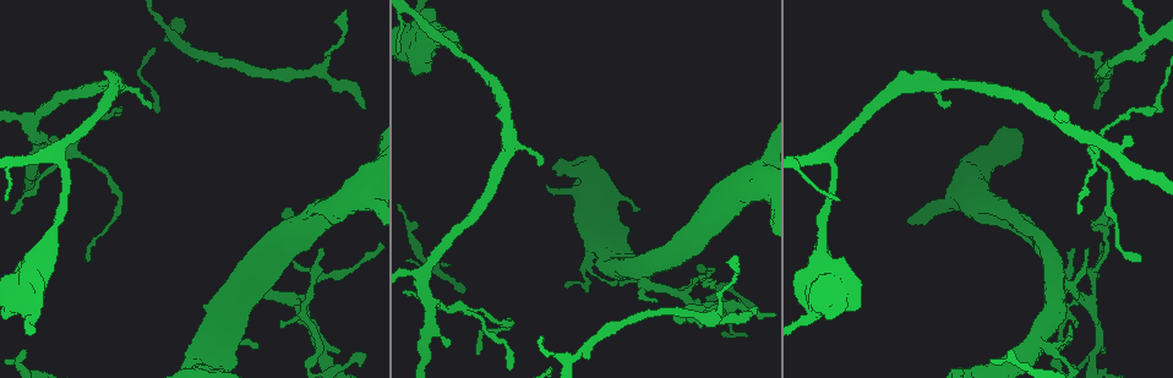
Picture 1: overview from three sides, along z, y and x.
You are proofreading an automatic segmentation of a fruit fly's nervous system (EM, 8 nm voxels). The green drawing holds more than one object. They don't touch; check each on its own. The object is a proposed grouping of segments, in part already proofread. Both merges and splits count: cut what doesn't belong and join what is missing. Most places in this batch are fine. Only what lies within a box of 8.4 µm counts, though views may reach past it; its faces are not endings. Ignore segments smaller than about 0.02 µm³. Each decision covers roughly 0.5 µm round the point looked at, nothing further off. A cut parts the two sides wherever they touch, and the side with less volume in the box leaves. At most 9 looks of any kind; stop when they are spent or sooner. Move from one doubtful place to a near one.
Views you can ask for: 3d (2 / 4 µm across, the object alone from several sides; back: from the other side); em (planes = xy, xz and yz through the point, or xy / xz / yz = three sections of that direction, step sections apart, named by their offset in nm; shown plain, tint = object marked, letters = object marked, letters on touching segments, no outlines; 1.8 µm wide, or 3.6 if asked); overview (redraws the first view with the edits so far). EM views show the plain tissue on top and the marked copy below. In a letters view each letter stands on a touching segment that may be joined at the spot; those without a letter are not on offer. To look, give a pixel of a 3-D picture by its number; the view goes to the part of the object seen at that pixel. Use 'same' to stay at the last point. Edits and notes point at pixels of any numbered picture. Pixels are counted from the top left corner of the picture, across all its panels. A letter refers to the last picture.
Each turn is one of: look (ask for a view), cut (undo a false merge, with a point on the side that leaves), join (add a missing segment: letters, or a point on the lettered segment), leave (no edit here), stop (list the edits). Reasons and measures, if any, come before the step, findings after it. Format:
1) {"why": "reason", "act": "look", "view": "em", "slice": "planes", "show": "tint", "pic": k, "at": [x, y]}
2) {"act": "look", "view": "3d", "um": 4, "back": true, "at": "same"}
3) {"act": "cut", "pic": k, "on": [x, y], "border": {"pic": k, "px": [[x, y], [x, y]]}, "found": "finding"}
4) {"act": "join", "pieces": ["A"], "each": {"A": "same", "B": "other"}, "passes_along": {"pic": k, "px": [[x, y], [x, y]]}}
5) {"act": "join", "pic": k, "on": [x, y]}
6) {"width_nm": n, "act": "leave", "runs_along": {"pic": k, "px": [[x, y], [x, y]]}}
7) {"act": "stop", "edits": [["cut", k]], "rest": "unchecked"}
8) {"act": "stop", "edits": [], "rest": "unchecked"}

{"why": "an open end", "act": "look", "view": "3d", "um": 2, "pic": 1, "at": [365, 354]}

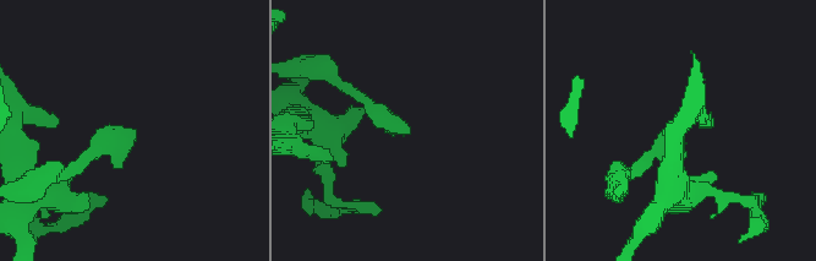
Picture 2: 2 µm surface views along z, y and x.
{"why": "shape alone is not enough", "act": "look", "view": "em", "slice": "planes", "show": "letters", "pic": 2, "at": [136, 134]}

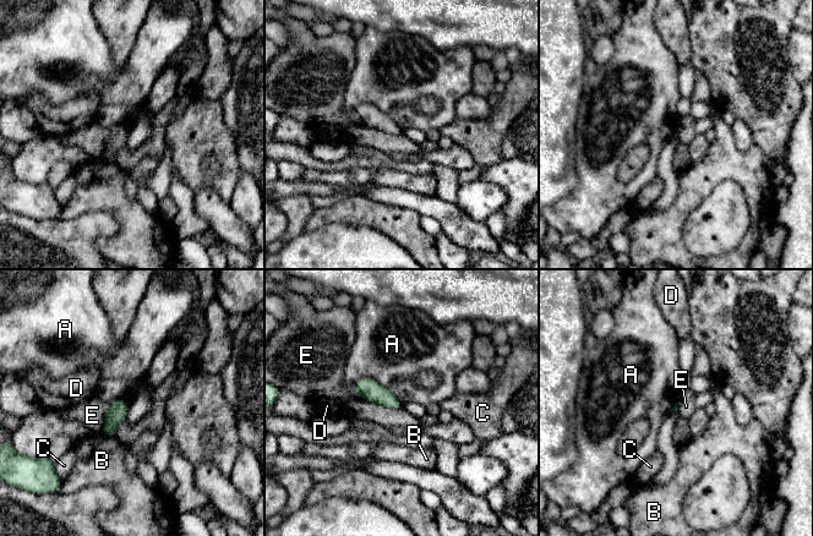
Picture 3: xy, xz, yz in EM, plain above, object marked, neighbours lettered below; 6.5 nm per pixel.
{"act": "leave", "each": {"A": "other", "B": "other", "C": "other", "D": "other", "E": "other"}, "border": {"pic": 3, "px": [[353, 387], [367, 400], [403, 408]]}, "found": "none of them fits"}

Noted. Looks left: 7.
{"why": "free end", "act": "look", "view": "3d", "um": 2, "pic": 1, "at": [677, 319]}

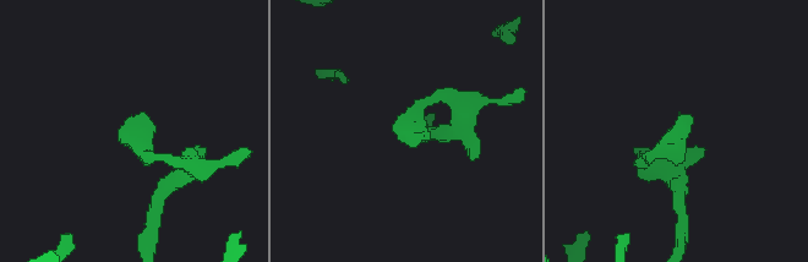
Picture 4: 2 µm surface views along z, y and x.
{"act": "look", "view": "em", "slice": "planes", "show": "letters", "pic": 4, "at": [140, 112]}

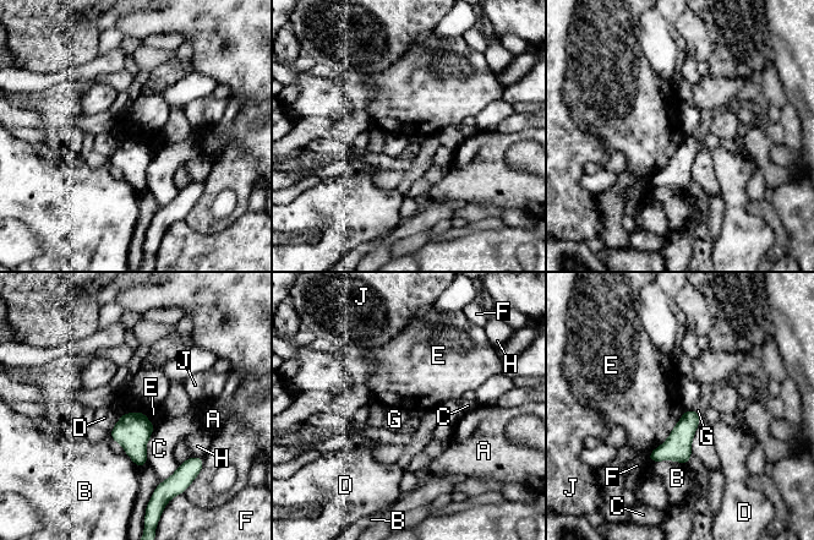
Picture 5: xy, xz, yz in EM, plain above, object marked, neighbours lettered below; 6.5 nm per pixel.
{"act": "leave", "each": {"A": "other", "B": "other", "C": "other", "D": "other", "E": "other", "F": "other", "G": "other", "H": "other", "J": "other"}, "border": {"pic": 5, "px": [[126, 412], [119, 418]]}, "found": "none of them fits"}

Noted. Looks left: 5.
{"why": "abrupt turn", "act": "look", "view": "3d", "um": 2, "pic": 1, "at": [642, 272]}

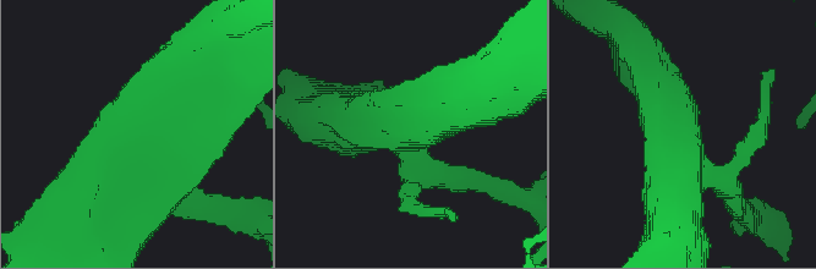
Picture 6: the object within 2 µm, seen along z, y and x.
{"act": "look", "view": "em", "slice": "planes", "show": "tint", "pic": 6, "at": [142, 131]}

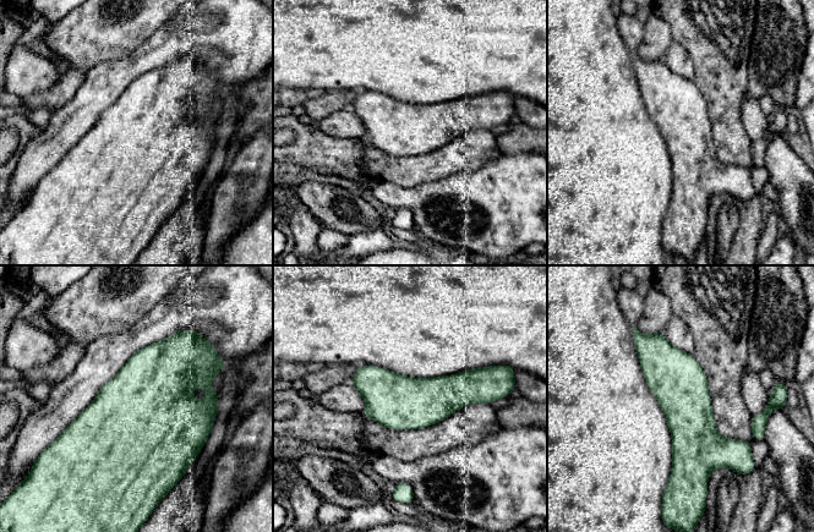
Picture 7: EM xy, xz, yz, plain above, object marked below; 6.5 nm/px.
{"why": "what lies round it", "act": "look", "view": "em", "slice": "planes", "show": "letters", "at": "same"}

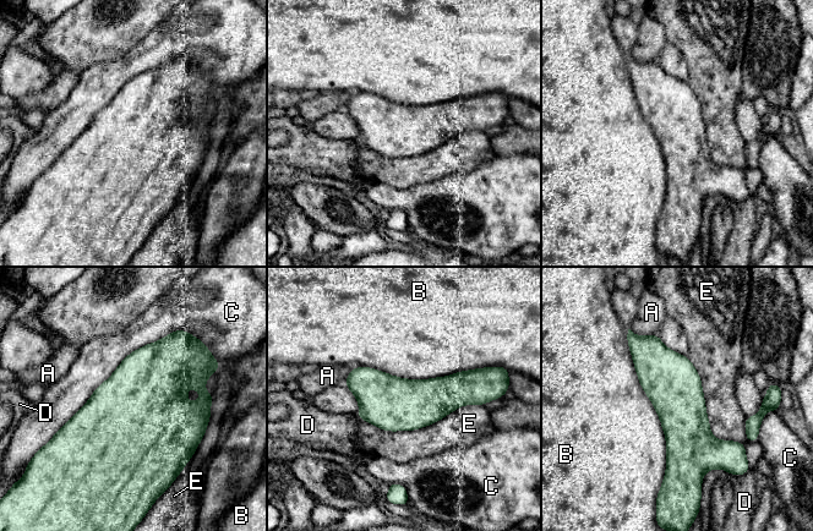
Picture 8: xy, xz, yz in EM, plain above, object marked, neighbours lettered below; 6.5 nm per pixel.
{"width_nm": 360, "act": "leave", "each": {"A": "other", "B": "other", "C": "other", "D": "other", "E": "other"}, "runs_along": {"pic": 8, "px": [[651, 338], [677, 395], [672, 477]]}, "found": "continuous, no second cell"}

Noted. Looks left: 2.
{"why": "free end", "act": "look", "view": "3d", "um": 2, "pic": 1, "at": [1096, 109]}

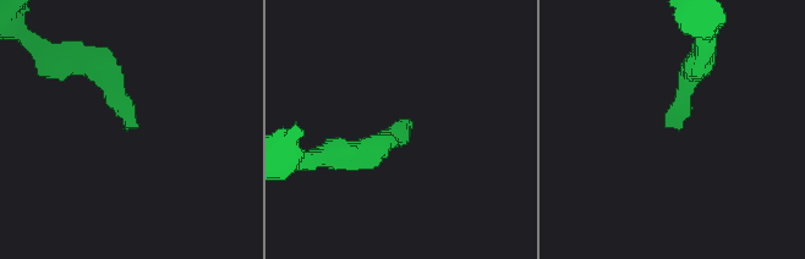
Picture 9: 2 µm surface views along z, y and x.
{"why": "need the tissue", "act": "look", "view": "em", "slice": "yz", "step": 4, "show": "letters", "pic": 9, "at": [668, 124]}

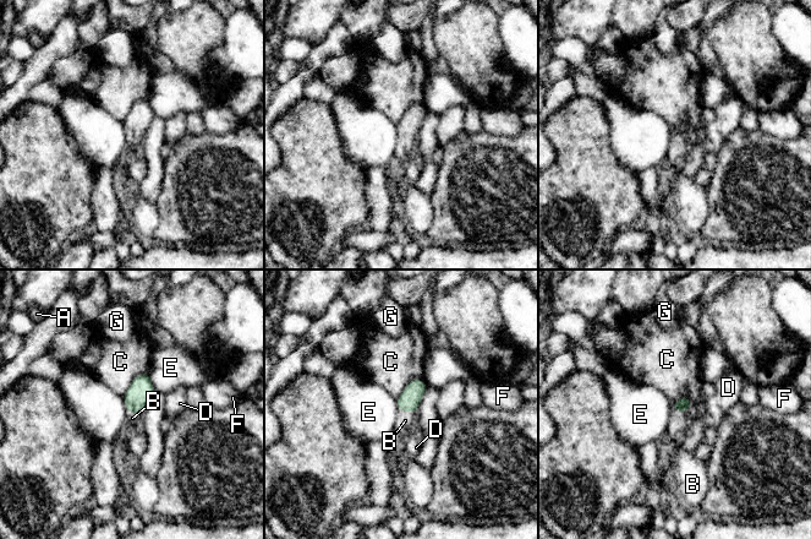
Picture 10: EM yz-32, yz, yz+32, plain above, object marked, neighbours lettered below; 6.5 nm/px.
{"act": "join", "pieces": ["B"], "each": {"A": "other", "B": "same", "C": "other", "D": "other", "E": "other", "F": "other", "G": "other"}, "passes_along": {"pic": 10, "px": [[409, 401], [407, 410], [405, 420]]}, "found": "the cell continues"}

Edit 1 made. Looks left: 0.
{"act": "stop", "edits": [["join", 10]], "rest": "unchecked"}

